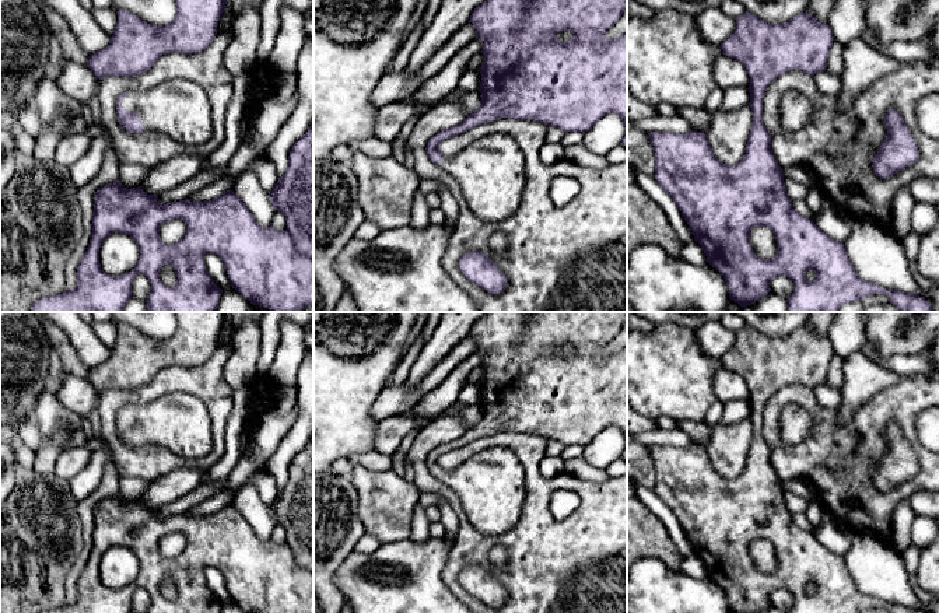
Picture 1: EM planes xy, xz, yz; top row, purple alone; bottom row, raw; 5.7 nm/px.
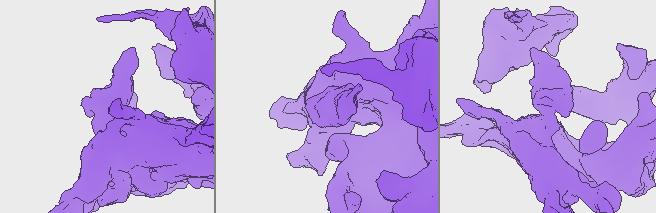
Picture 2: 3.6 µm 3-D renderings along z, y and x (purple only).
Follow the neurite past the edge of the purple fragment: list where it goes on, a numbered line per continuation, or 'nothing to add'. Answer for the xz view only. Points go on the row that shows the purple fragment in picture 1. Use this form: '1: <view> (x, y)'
1: xz (490, 171)

